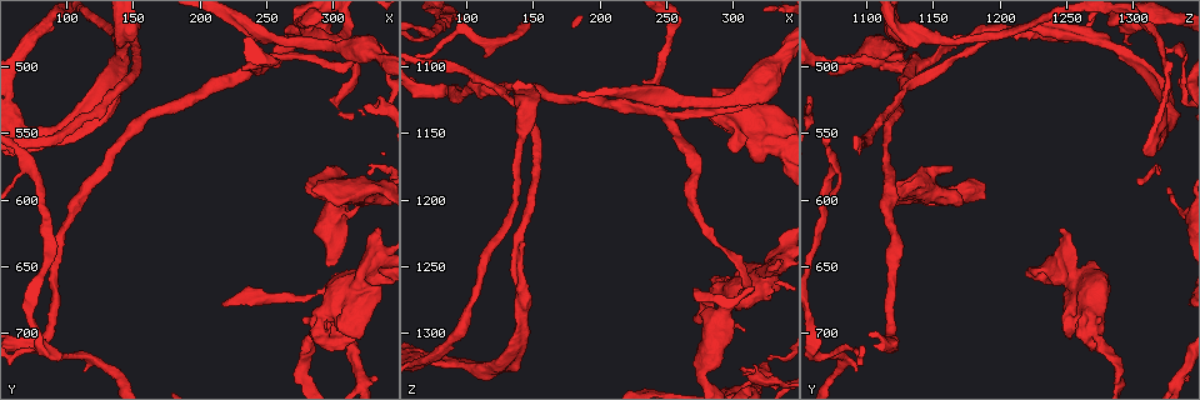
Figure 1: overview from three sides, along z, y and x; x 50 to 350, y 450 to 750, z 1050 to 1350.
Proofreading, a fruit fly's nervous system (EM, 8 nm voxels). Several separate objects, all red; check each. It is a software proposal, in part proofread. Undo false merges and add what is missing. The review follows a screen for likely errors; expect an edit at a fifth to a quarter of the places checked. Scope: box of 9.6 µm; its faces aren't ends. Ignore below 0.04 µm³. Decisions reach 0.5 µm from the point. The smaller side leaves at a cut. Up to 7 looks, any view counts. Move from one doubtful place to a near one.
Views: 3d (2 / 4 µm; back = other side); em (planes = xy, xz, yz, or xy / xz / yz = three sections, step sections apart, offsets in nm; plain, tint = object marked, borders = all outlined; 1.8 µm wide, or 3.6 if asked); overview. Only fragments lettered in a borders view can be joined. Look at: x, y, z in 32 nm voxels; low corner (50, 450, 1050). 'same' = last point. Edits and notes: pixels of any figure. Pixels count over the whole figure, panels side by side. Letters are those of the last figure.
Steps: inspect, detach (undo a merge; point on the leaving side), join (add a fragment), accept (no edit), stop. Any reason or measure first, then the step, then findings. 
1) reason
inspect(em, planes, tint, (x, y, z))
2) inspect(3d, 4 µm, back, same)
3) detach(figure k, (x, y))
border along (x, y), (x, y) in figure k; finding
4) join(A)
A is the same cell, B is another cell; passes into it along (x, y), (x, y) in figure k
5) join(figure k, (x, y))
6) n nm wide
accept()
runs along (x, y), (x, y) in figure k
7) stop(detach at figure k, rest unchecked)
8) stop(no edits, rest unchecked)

two arms at a narrow angle
inspect(em, 3.6 µm, planes, borders, (330, 592, 1144))

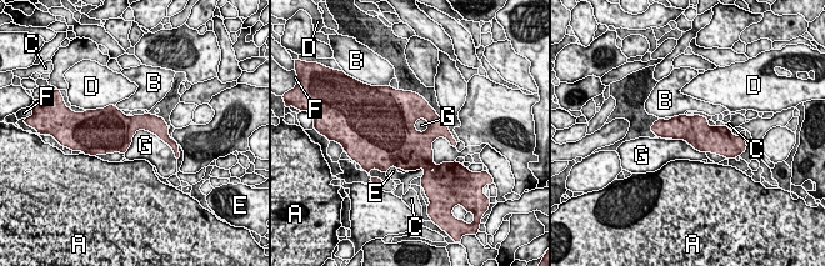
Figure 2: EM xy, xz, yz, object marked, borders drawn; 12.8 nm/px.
380 nm wide
accept()
A, B, C, D, E, F and G are other cells; border along (170, 147), (138, 130), (124, 155) in figure 2; continuous, no second cell

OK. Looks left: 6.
abrupt turn
inspect(3d, 4 µm, back, (288, 698, 1268))

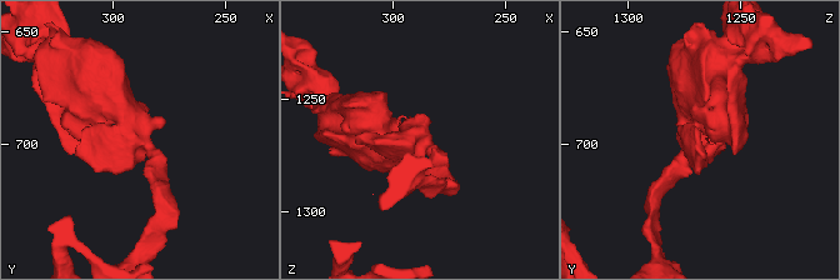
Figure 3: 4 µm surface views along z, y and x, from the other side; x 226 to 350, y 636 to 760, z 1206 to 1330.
need the tissue
inspect(em, planes, borders, (289, 697, 1267))

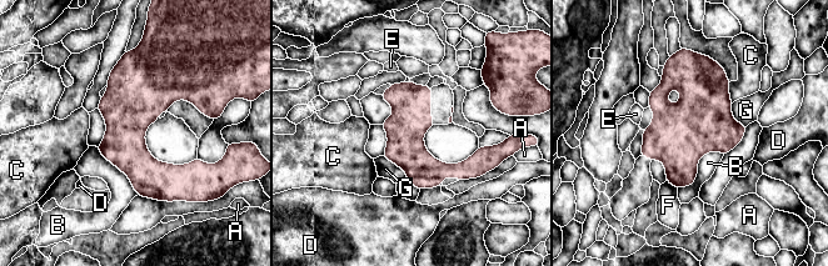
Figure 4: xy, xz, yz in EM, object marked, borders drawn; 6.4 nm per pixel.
accept()
A, B, C, D, E, F and G are other cells; border along (723, 154), (706, 152), (678, 189) in figure 4; all the same cell

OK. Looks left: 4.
arms part here
inspect(em, planes, tint, (258, 492, 1136))

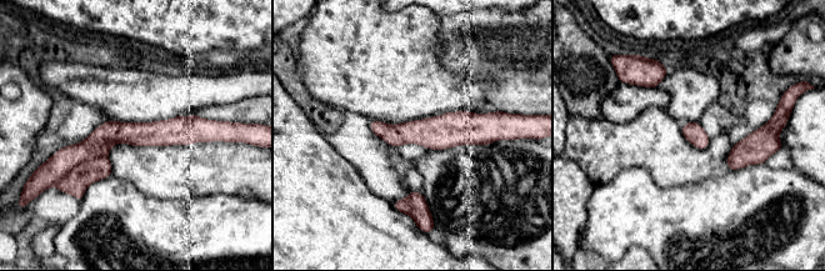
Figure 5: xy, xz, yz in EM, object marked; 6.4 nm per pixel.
inspect(em, planes, borders, same)

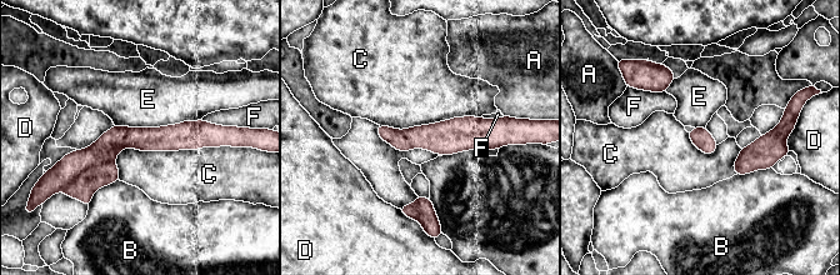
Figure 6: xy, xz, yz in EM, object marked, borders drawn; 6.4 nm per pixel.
detach(figure 6, (105, 149))
A, B, C, D, E and F are other cells; border along (114, 161), (84, 169), (68, 185) in figure 6; two cells meet here

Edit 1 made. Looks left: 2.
stop(detach at figure 6, rest unchecked)

